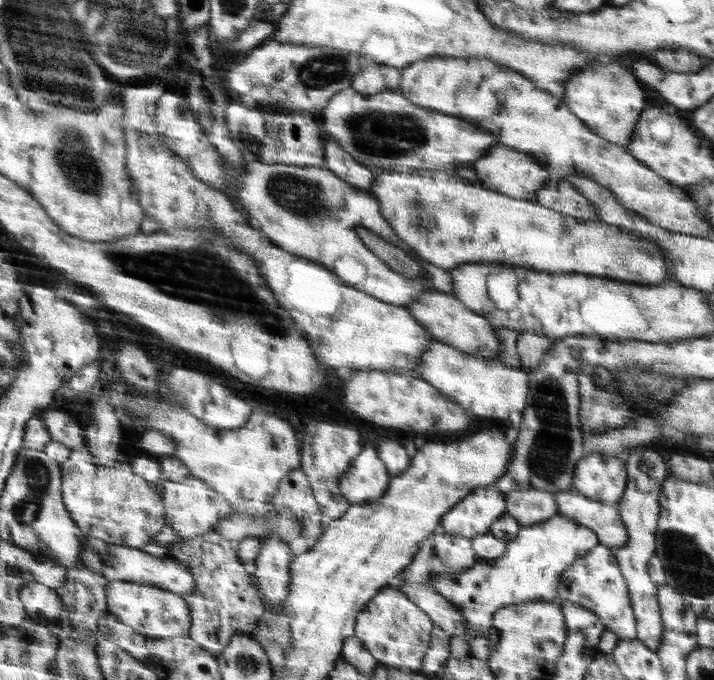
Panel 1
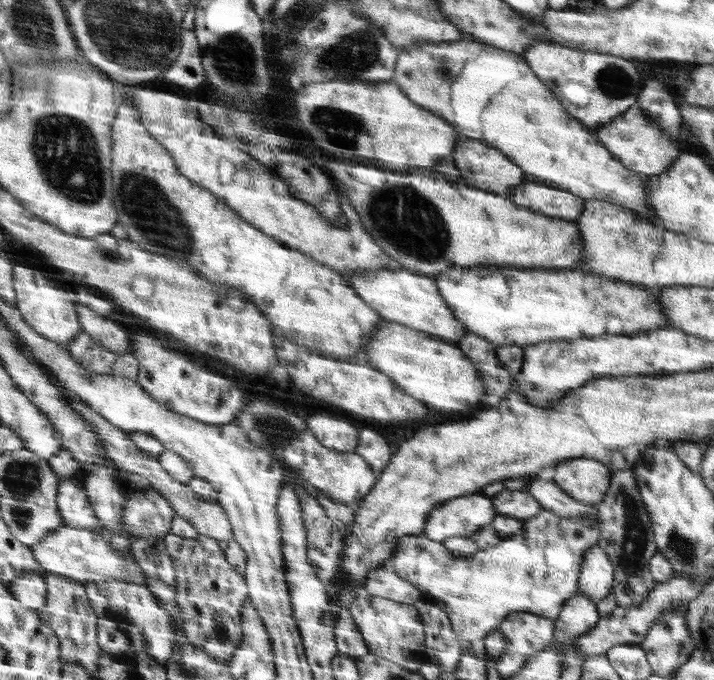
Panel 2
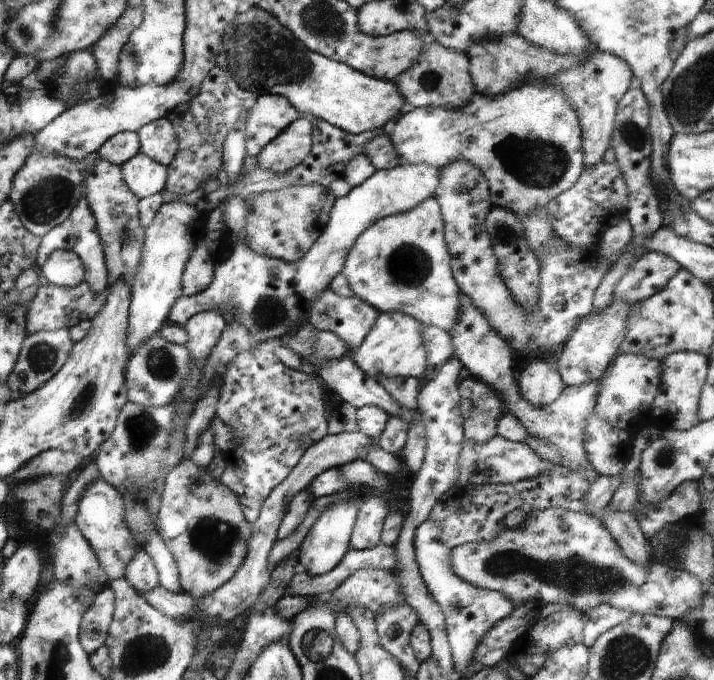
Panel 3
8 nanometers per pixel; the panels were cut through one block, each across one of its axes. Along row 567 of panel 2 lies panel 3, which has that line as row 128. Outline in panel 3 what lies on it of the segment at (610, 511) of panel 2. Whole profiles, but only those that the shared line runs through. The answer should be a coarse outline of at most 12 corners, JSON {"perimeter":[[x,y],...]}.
{"perimeter":[[640,88],[618,103],[611,146],[628,186],[632,240],[604,274],[594,312],[664,226],[651,180],[650,106]]}

